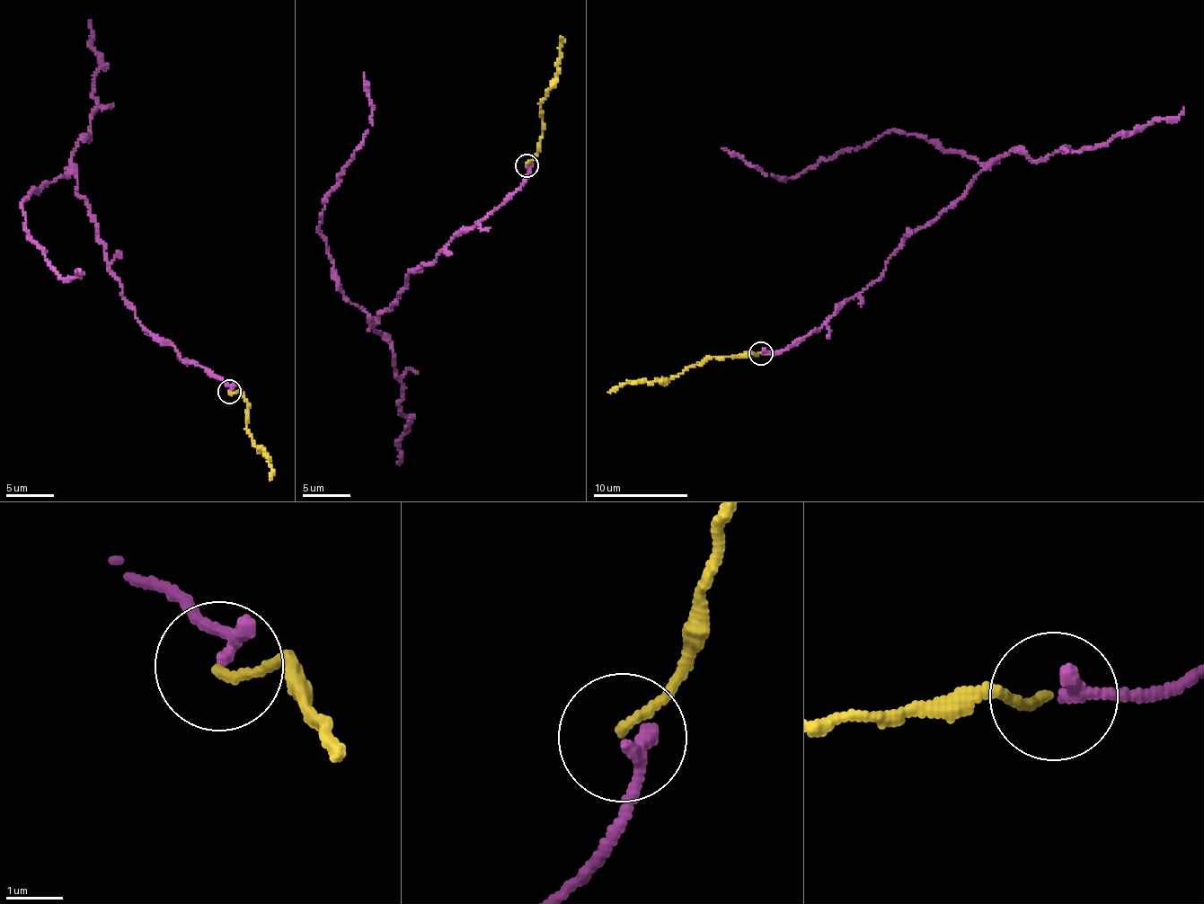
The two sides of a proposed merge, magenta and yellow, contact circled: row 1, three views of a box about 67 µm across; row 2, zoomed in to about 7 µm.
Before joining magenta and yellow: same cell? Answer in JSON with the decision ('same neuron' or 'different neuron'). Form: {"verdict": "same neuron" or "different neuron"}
{"verdict": "same neuron"}

